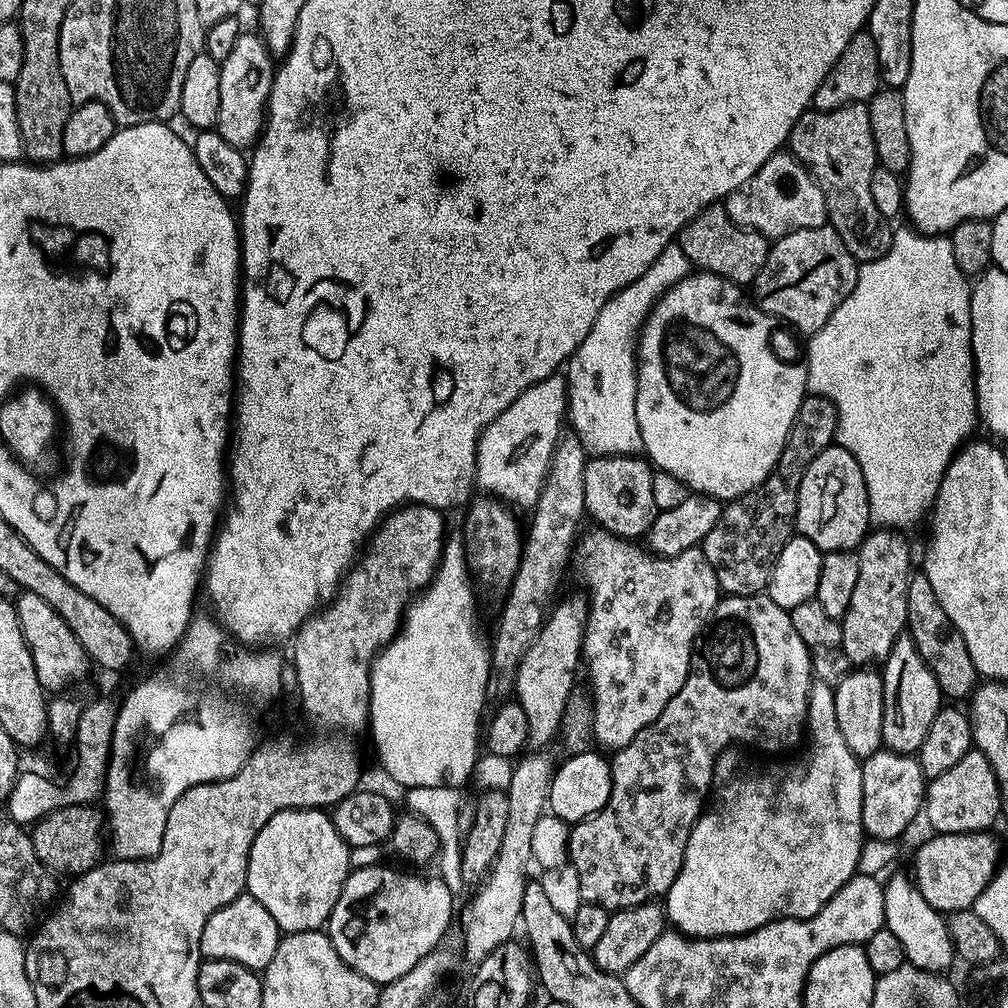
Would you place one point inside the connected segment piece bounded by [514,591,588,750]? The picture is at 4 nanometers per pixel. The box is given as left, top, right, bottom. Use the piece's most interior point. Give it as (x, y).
(547, 673)

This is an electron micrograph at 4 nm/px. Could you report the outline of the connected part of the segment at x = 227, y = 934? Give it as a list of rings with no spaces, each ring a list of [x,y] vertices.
[[[245,894],[210,914],[202,930],[200,955],[204,960],[229,960],[247,968],[263,970],[270,966],[270,958],[274,958],[274,950],[278,950],[281,939],[280,927],[274,922],[270,910],[266,910],[258,898]]]

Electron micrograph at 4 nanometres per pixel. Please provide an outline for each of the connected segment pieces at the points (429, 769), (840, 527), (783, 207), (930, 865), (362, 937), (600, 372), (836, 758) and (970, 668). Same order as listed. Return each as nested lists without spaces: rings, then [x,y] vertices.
[[[449,539],[444,546],[444,554],[440,557],[440,565],[436,567],[436,577],[428,583],[427,588],[419,593],[408,605],[404,619],[391,642],[382,648],[376,659],[372,661],[372,673],[370,674],[370,706],[368,714],[370,717],[370,733],[372,740],[376,743],[376,752],[380,755],[380,760],[384,763],[384,768],[397,780],[398,783],[404,784],[405,789],[414,787],[454,787],[463,789],[464,783],[472,776],[474,771],[474,782],[478,786],[484,786],[487,791],[507,791],[510,779],[513,777],[513,761],[506,756],[494,755],[492,753],[483,753],[483,757],[476,764],[476,751],[482,748],[482,724],[480,728],[480,715],[484,712],[484,704],[488,700],[487,696],[487,679],[490,678],[491,658],[489,641],[484,641],[484,636],[480,633],[480,616],[476,613],[476,592],[472,589],[474,577],[468,567],[468,561],[464,554],[463,539]]]
[[[833,442],[802,474],[802,486],[798,486],[798,510],[796,532],[810,538],[814,546],[825,552],[850,552],[859,549],[870,531],[870,502],[866,494],[866,478],[862,478],[862,466],[840,444]]]
[[[784,150],[774,153],[742,186],[724,197],[722,203],[739,228],[751,228],[769,238],[779,238],[794,230],[823,228],[828,218],[824,195],[816,179],[805,165]]]
[[[991,831],[941,832],[929,835],[929,840],[916,852],[912,860],[911,879],[916,889],[941,914],[972,908],[979,901],[982,890],[996,876],[1002,863],[1000,844]]]
[[[377,866],[374,868],[357,868],[349,871],[348,881],[344,883],[342,894],[328,916],[326,931],[342,962],[346,962],[358,974],[370,978],[378,986],[394,982],[406,970],[410,970],[430,950],[445,939],[444,931],[448,923],[453,923],[452,901],[454,895],[447,888],[446,882],[439,878],[431,880],[428,876],[411,876],[408,872],[395,872],[392,868]]]
[[[673,242],[658,254],[658,258],[630,286],[615,292],[598,310],[590,334],[582,338],[582,346],[566,365],[568,381],[568,411],[574,433],[592,456],[635,456],[644,447],[636,417],[636,345],[640,325],[652,311],[667,288],[690,275],[686,254]]]
[[[821,682],[813,683],[808,699],[808,723],[806,725],[806,743],[804,753],[797,760],[788,760],[785,764],[744,764],[744,760],[733,750],[725,750],[716,757],[716,769],[712,771],[712,791],[710,807],[701,812],[692,827],[690,838],[686,842],[682,870],[678,878],[666,893],[666,920],[677,932],[693,938],[710,936],[741,936],[747,932],[758,930],[775,920],[805,920],[839,890],[840,887],[857,875],[856,867],[860,857],[860,848],[865,842],[864,827],[862,826],[862,770],[861,761],[846,746],[846,738],[842,738],[842,729],[838,727],[838,714],[834,710],[834,688]]]
[[[922,574],[913,575],[908,587],[906,630],[914,638],[918,652],[922,654],[926,666],[930,666],[934,678],[938,678],[941,693],[945,697],[953,696],[956,702],[967,701],[978,687],[978,673],[974,662],[970,662],[970,650],[966,650],[962,634],[958,634],[950,618],[946,618],[946,610],[942,610],[942,602],[938,602],[938,594],[934,594],[934,586],[930,586],[930,578]]]

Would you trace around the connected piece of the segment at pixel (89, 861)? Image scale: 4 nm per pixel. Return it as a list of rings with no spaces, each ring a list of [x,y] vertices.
[[[87,804],[65,805],[31,825],[34,850],[40,861],[53,873],[69,872],[69,877],[75,878],[101,863],[105,855],[103,852],[106,852],[106,836],[102,831],[101,813],[96,813],[94,809]]]

